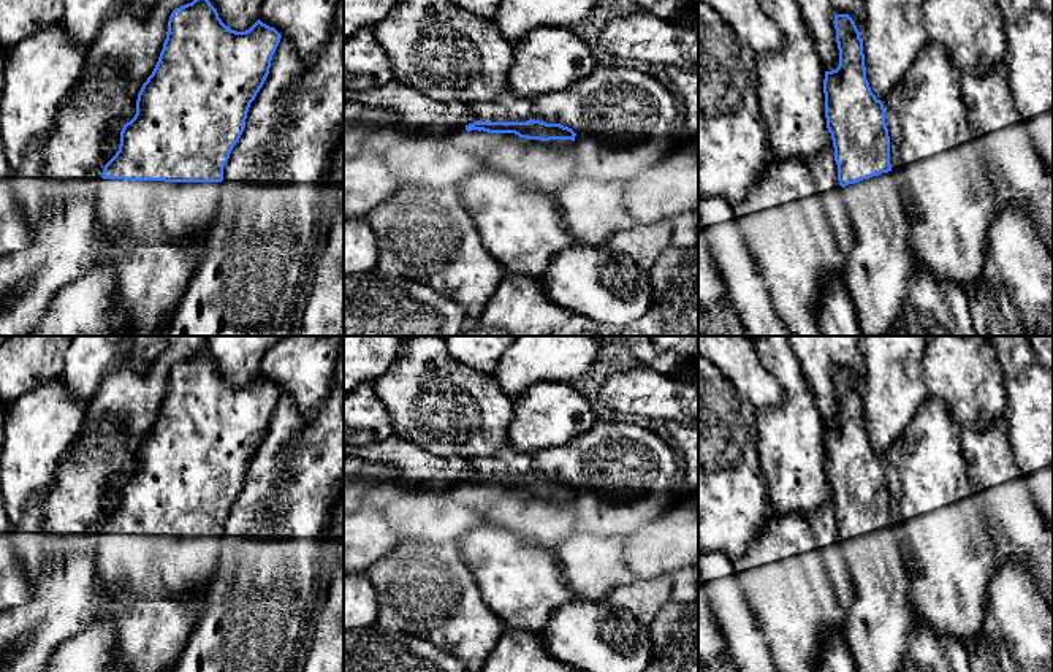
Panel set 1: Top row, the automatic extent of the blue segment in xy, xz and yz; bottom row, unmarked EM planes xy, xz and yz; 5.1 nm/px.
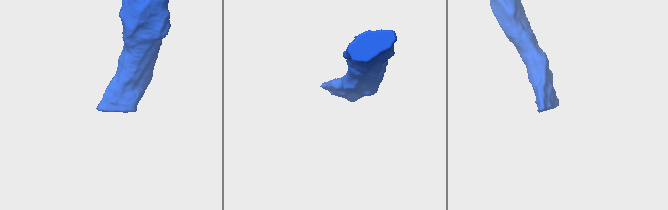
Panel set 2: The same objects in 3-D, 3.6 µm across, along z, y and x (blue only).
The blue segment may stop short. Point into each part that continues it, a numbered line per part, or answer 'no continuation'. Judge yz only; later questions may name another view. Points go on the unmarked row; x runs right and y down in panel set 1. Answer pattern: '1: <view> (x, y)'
1: yz (878, 625)

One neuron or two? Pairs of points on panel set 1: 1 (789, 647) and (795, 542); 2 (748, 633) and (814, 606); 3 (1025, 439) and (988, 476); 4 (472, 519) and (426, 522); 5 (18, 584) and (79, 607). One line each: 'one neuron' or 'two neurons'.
1: one neuron
2: two neurons
3: two neurons
4: one neuron
5: two neurons

